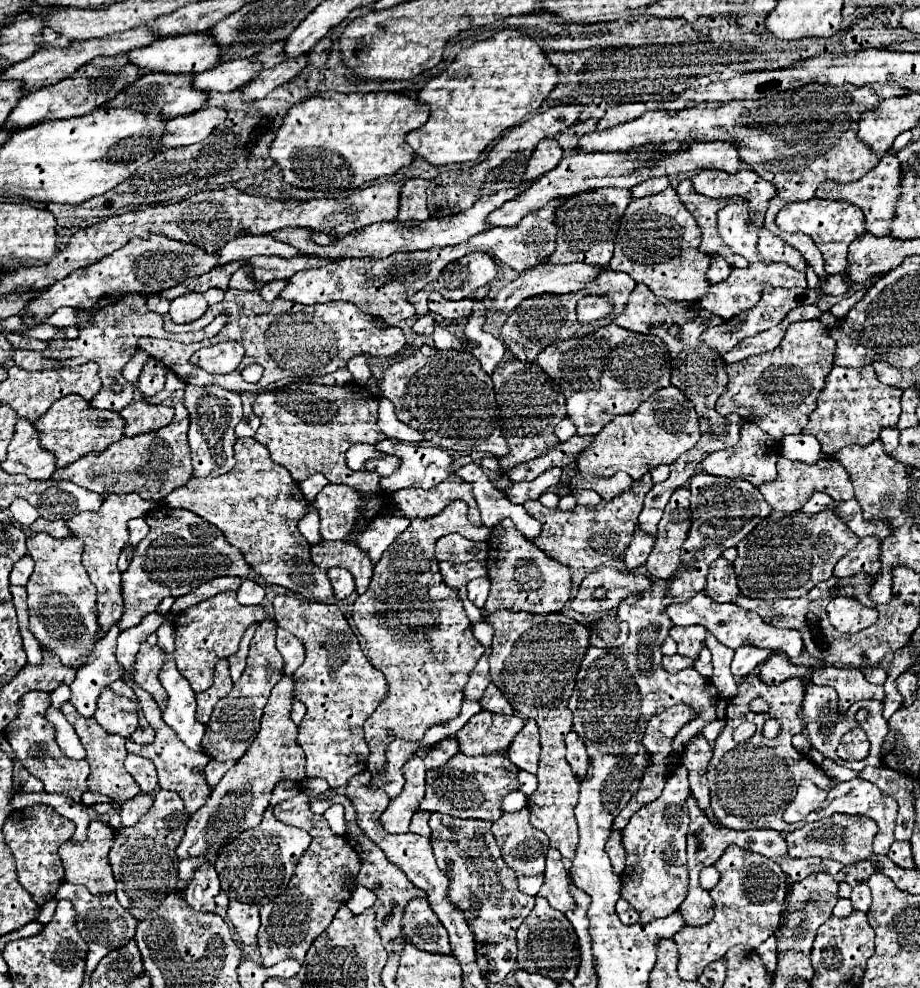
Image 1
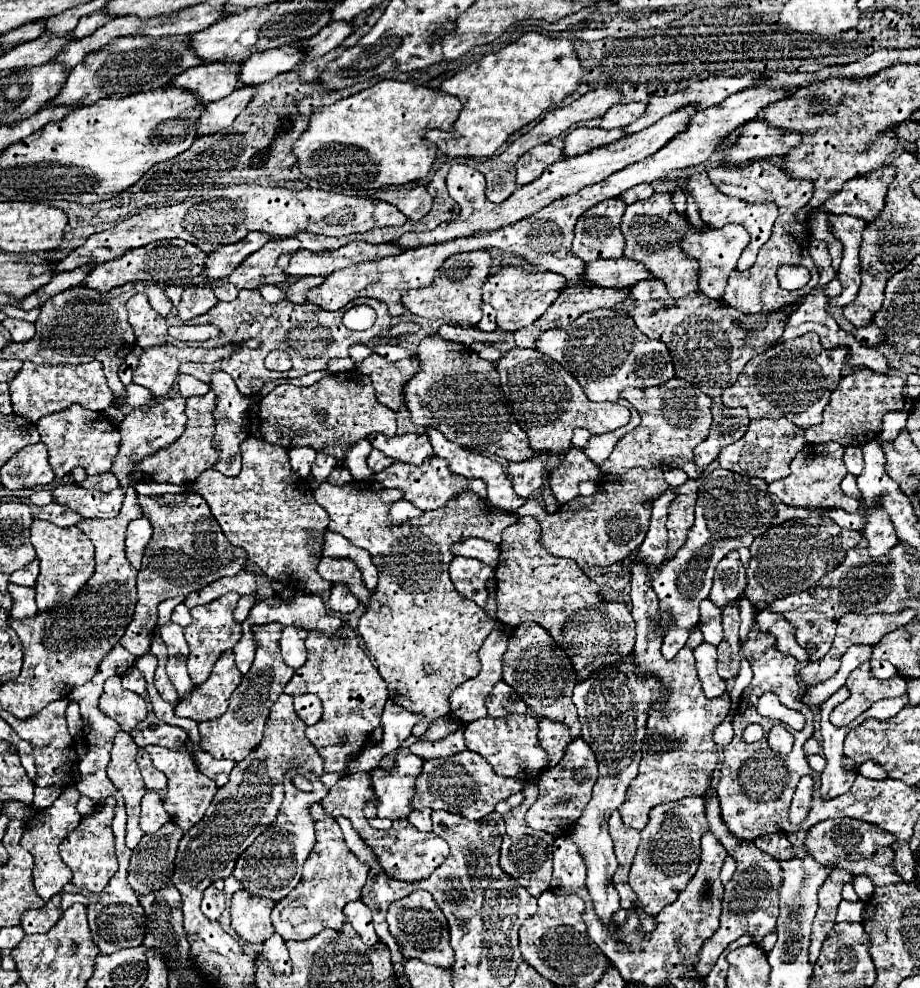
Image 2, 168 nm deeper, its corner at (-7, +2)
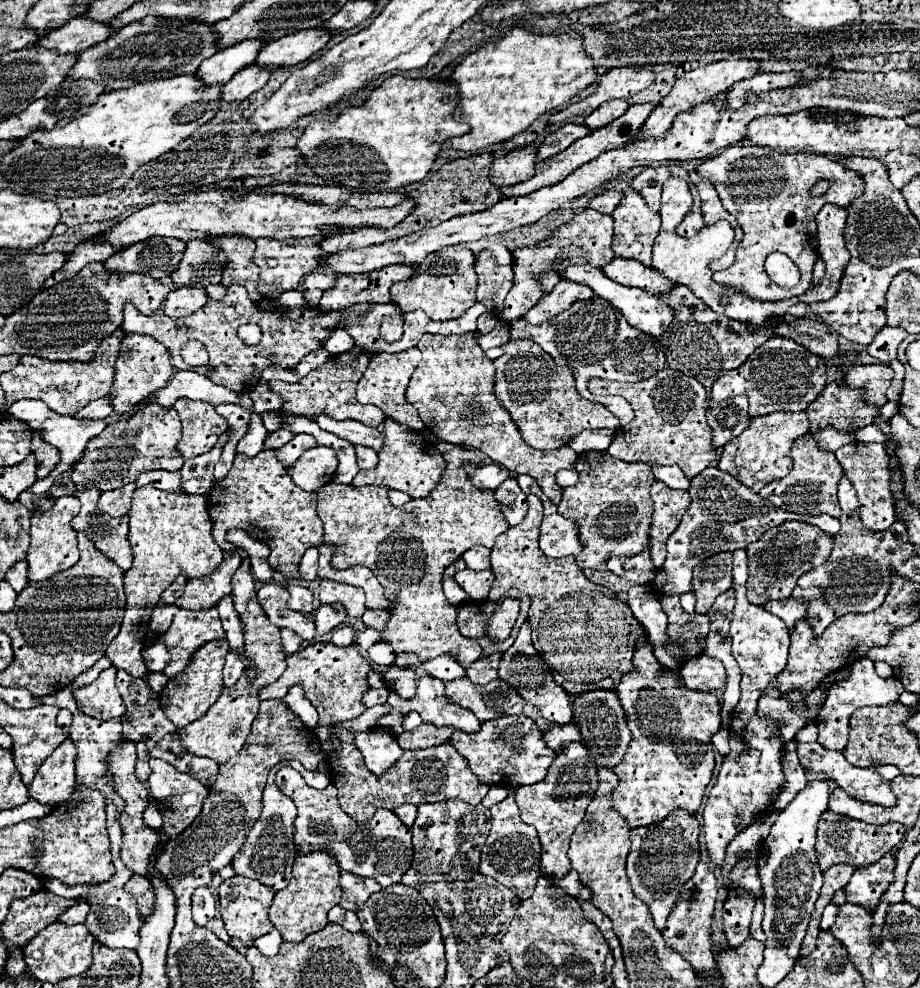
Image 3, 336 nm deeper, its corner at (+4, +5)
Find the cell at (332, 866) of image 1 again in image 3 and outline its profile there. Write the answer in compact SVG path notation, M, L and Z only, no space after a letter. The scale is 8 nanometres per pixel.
M329 852L297 854L293 866L293 878L287 888L275 894L269 918L281 932L285 942L301 942L305 936L315 934L327 926L327 912L341 900L339 890L339 866Z

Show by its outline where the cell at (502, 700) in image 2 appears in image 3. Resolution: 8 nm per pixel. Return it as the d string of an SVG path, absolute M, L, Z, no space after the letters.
M467 678L445 684L445 696L453 704L471 710L479 722L501 718L507 714L521 714L525 700L505 680L493 680L485 686L477 686Z

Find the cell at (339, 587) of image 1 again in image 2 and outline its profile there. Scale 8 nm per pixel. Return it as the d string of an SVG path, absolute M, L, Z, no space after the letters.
M334 585L328 603L330 603L330 609L336 613L350 613L358 607L356 597L352 593L348 593L346 585Z

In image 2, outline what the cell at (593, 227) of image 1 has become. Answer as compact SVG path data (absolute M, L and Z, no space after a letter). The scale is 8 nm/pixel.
M620 197L606 199L600 205L594 205L588 209L574 227L574 241L572 241L572 253L580 259L594 261L594 259L620 259L624 253L624 235L620 231L620 219L626 209L626 203Z

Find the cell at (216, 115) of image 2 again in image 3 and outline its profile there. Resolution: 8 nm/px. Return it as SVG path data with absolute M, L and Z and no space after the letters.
M257 64L245 66L227 84L223 84L221 100L223 102L243 102L253 92L261 90L269 82L271 74L273 74L273 70L261 70L261 66L257 66Z

